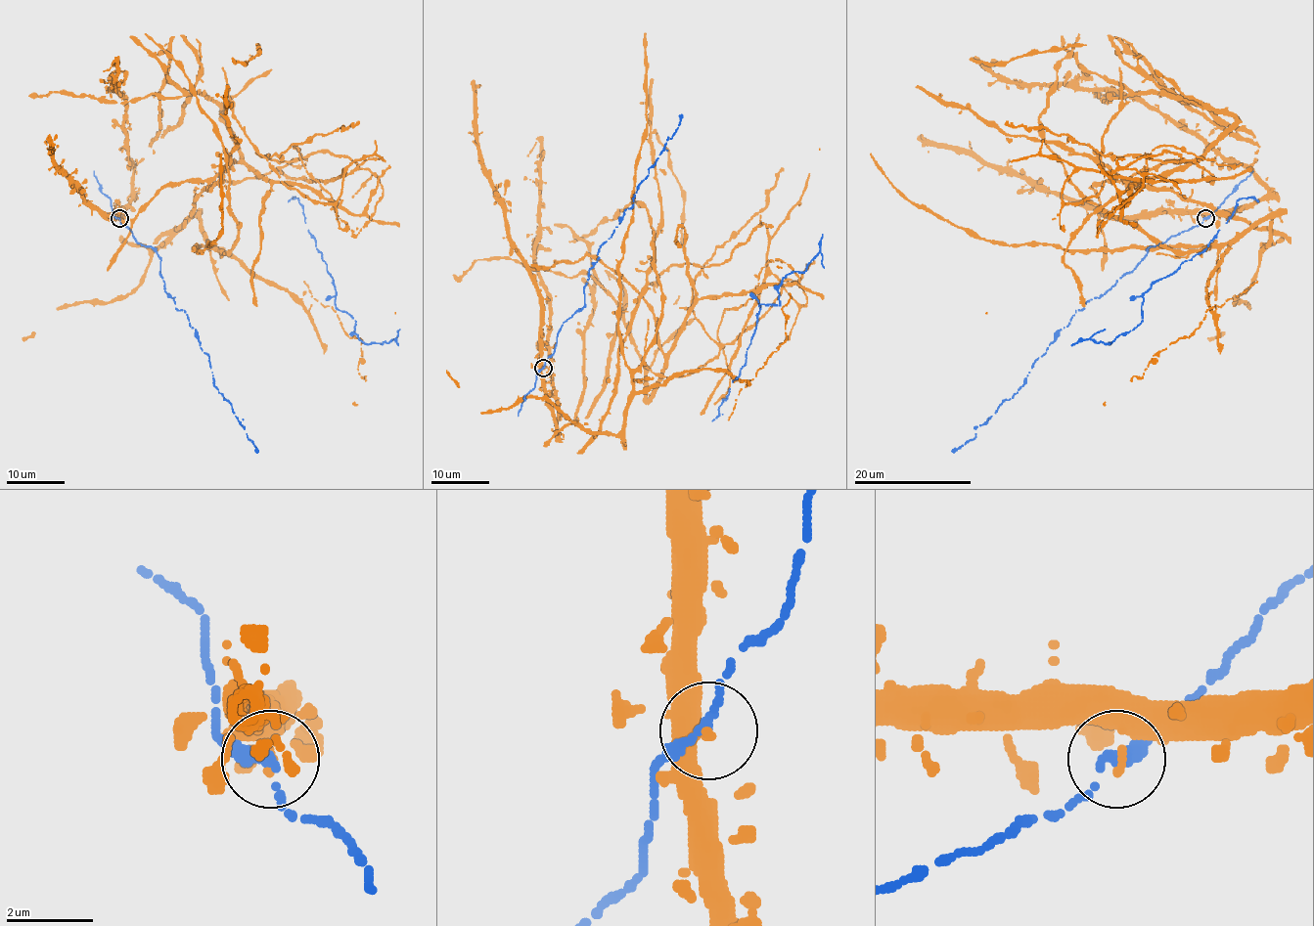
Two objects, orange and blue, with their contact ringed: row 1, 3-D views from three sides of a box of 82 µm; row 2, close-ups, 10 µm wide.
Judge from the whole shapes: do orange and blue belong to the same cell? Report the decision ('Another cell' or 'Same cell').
Another cell

